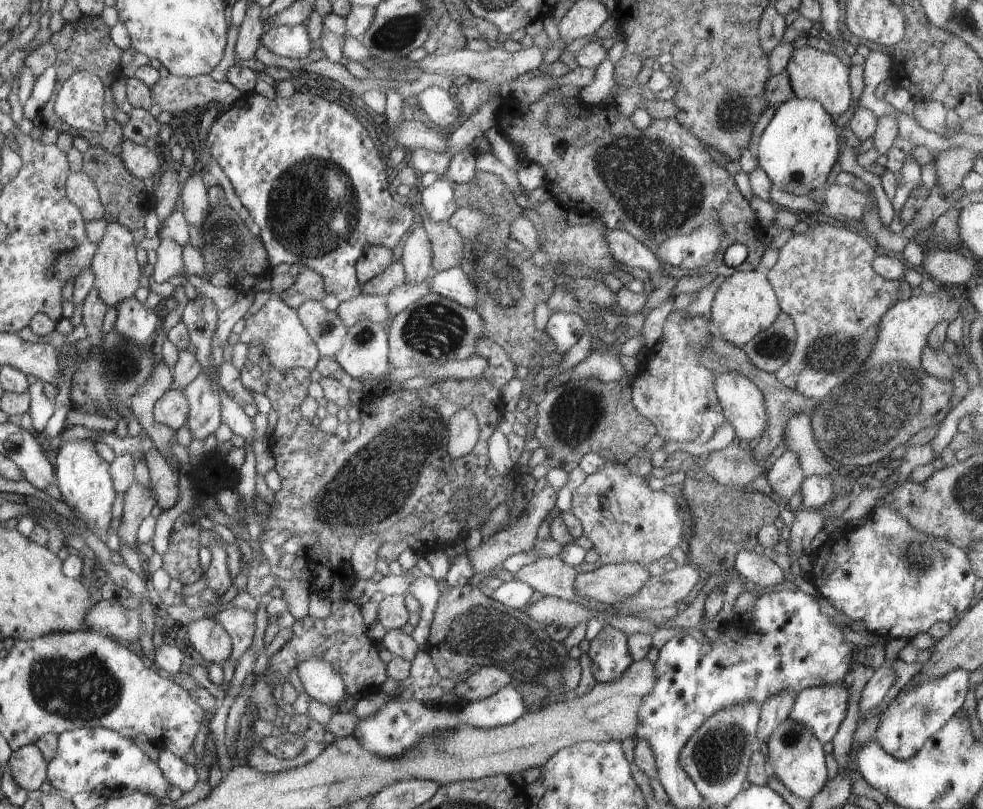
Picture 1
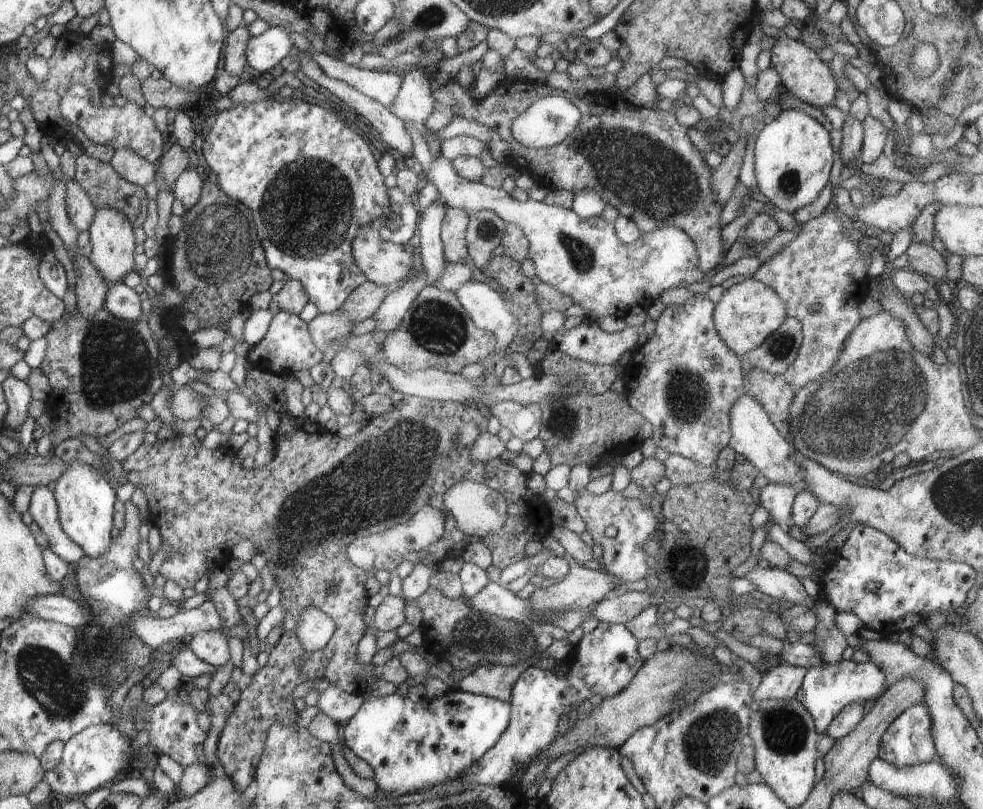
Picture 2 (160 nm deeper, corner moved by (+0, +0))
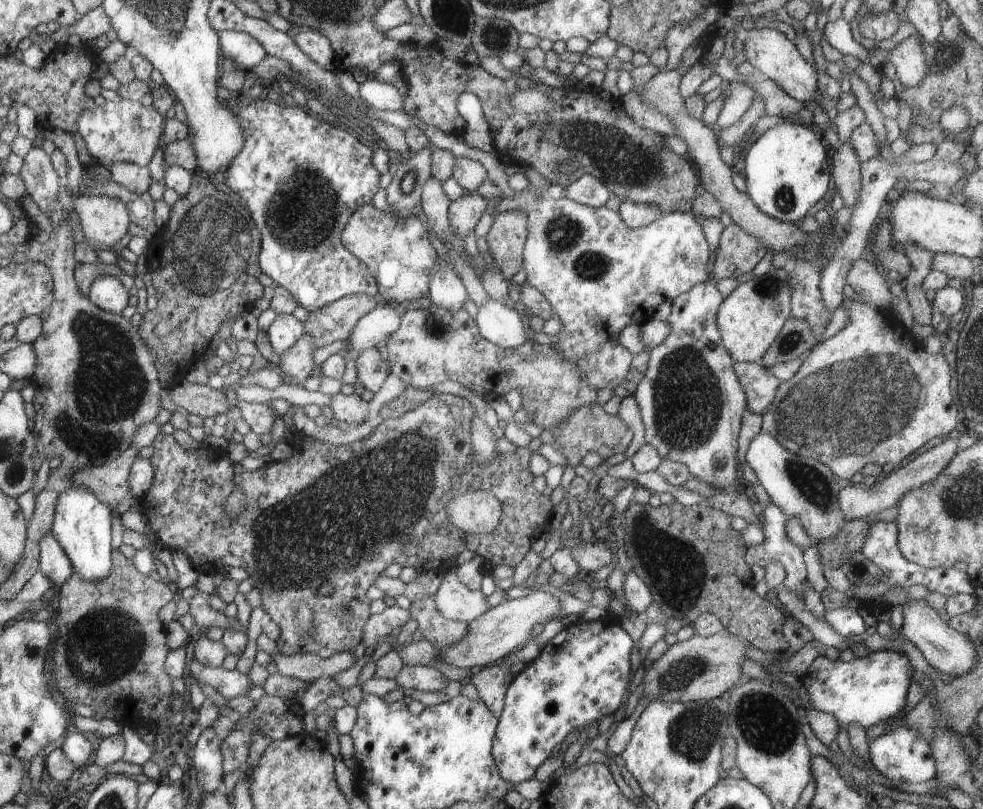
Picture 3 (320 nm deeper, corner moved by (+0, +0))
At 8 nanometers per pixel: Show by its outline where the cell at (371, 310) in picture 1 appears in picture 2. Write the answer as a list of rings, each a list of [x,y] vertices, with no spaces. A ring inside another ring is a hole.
[[[320,313],[309,322],[309,332],[314,344],[323,353],[330,345],[348,335],[354,327],[353,321],[344,313]]]

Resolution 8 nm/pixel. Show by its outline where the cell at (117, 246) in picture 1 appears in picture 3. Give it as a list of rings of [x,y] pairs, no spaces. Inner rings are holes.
[[[79,195],[72,199],[85,237],[96,251],[115,251],[113,246],[124,236],[130,236],[130,228],[134,228],[134,221],[129,217],[124,201],[108,195]]]

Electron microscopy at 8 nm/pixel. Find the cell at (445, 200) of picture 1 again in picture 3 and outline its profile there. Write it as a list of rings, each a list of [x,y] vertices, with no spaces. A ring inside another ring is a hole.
[[[440,258],[438,268],[432,274],[430,292],[427,295],[432,305],[445,308],[449,313],[462,309],[469,296],[460,278]]]

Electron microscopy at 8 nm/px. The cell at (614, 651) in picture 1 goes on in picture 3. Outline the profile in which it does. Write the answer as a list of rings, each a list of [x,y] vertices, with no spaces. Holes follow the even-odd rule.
[[[605,617],[595,621],[578,620],[566,625],[563,630],[541,648],[536,658],[514,676],[508,685],[504,706],[494,735],[491,755],[500,776],[516,785],[534,778],[536,769],[556,751],[556,746],[564,746],[564,738],[578,728],[588,732],[593,722],[602,716],[613,715],[620,704],[628,686],[630,676],[630,654],[632,639],[621,627],[618,619]]]

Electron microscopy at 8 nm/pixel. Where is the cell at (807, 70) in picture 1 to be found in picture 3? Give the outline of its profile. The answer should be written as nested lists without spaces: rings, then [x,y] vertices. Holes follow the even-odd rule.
[[[764,27],[761,29],[751,29],[748,31],[748,37],[745,39],[743,51],[746,52],[746,62],[750,63],[756,70],[760,70],[764,76],[768,76],[768,79],[773,80],[790,98],[794,98],[794,100],[799,100],[800,102],[812,102],[812,106],[814,106],[813,96],[818,92],[818,80],[816,76],[816,72],[814,72],[814,68],[808,64],[808,62],[800,55],[798,49],[796,49],[796,45],[794,41],[788,40],[784,33],[778,31],[777,29],[772,29],[769,27]]]

